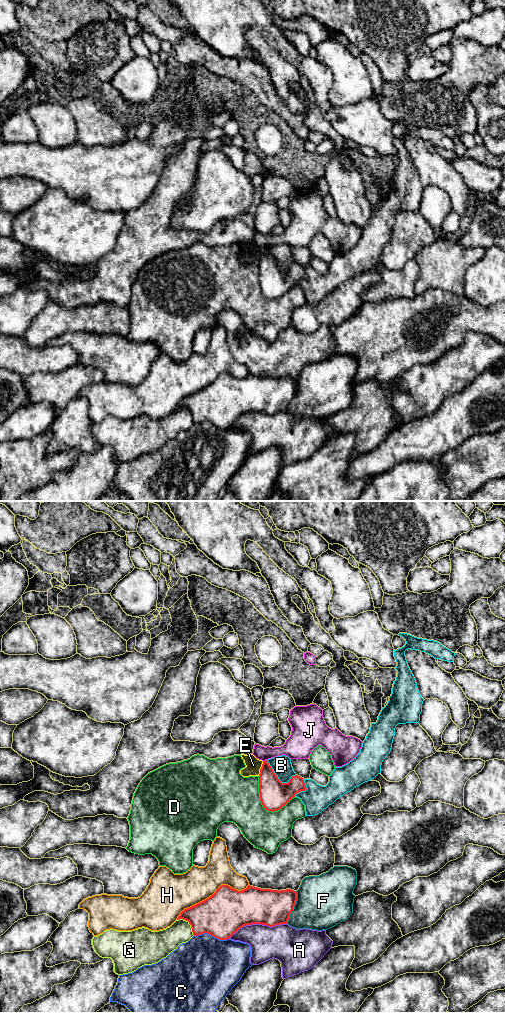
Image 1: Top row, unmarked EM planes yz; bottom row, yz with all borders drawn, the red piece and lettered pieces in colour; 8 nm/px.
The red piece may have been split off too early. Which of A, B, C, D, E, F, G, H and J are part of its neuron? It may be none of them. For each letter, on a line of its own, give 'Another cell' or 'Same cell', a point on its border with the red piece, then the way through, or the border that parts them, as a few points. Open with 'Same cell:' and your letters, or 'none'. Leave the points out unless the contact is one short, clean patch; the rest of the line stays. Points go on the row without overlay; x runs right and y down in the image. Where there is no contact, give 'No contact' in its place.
Same cell: none
A: Another cell. Touches red at yz (257, 411)
B: Another cell. Touches red at yz (277, 266)
C: Another cell. Touches red at yz (212, 423)
D: Another cell. Touches red at yz (264, 295)
E: Another cell. Touches red at yz (261, 256). Boundary: yz (263, 249), (258, 263)
F: Another cell. Touches red at yz (293, 395)
G: Another cell. Touches red at yz (189, 411)
H: Another cell. Touches red at yz (212, 383)
J: Another cell. Touches red at yz (265, 248)

